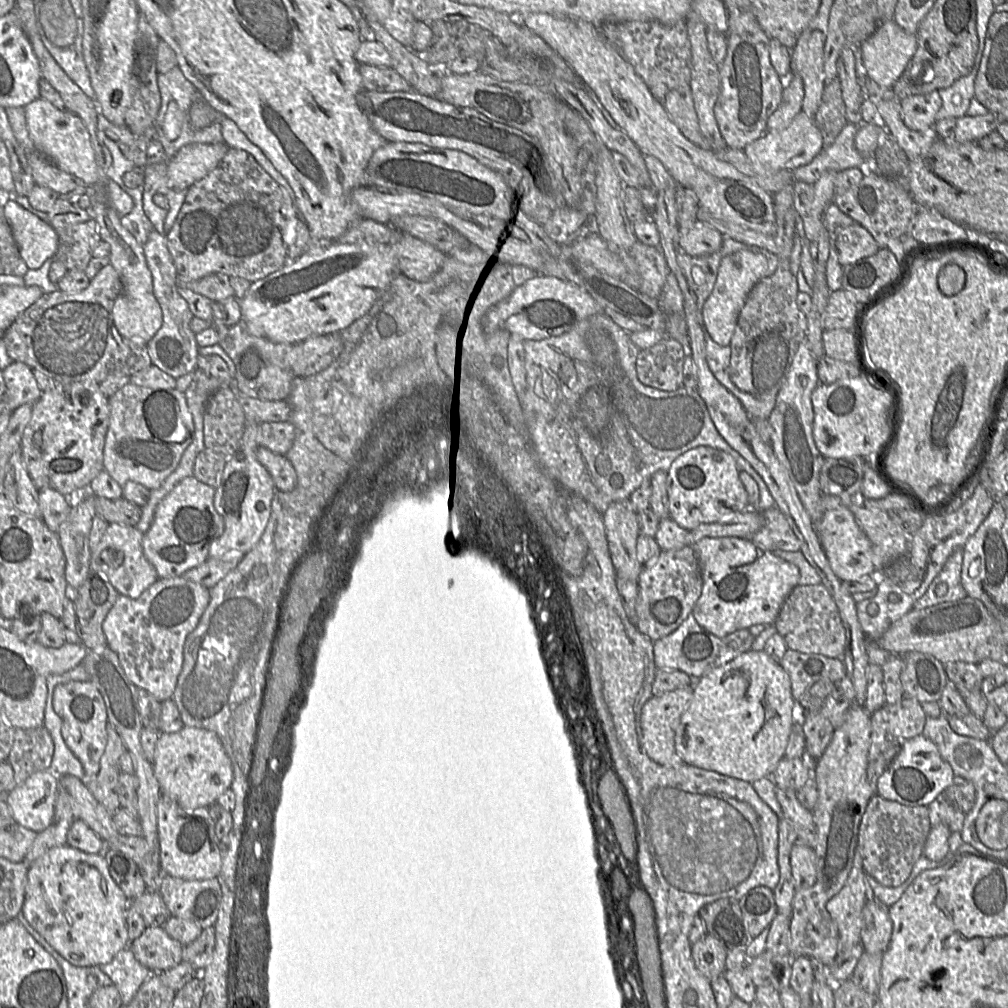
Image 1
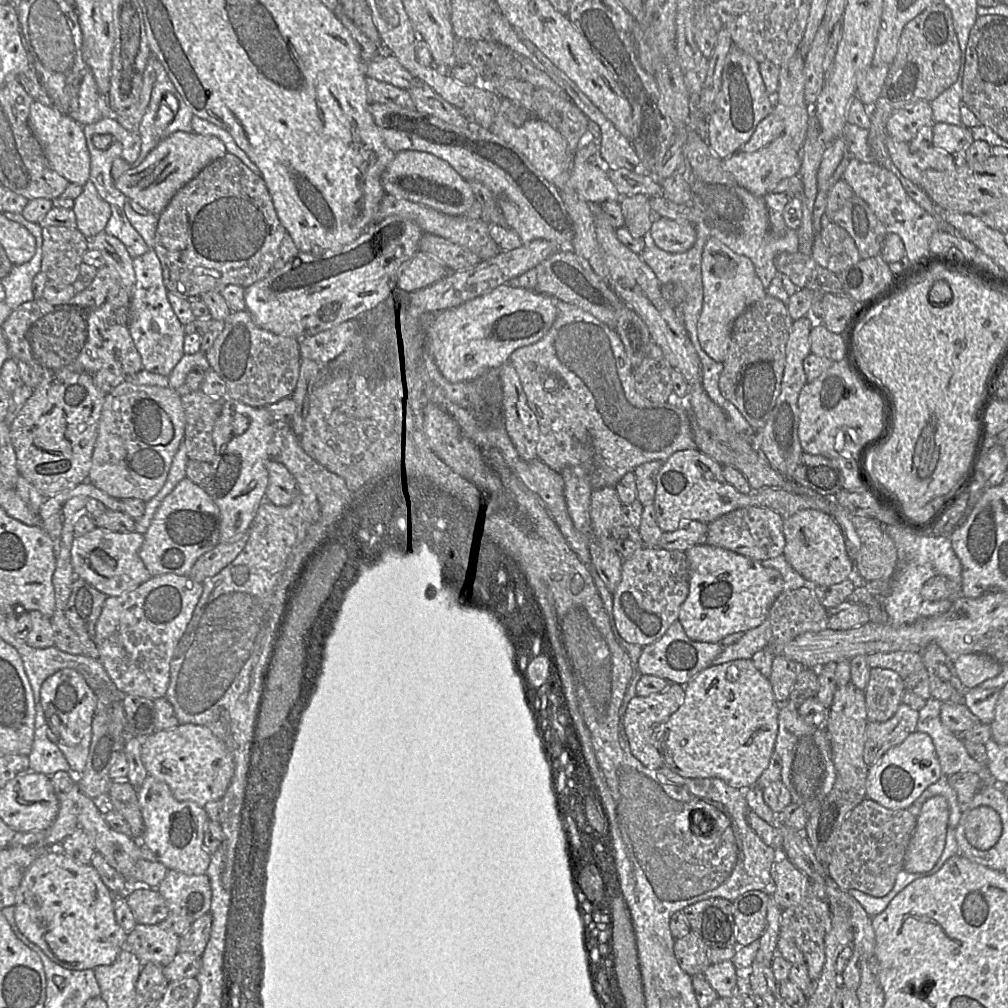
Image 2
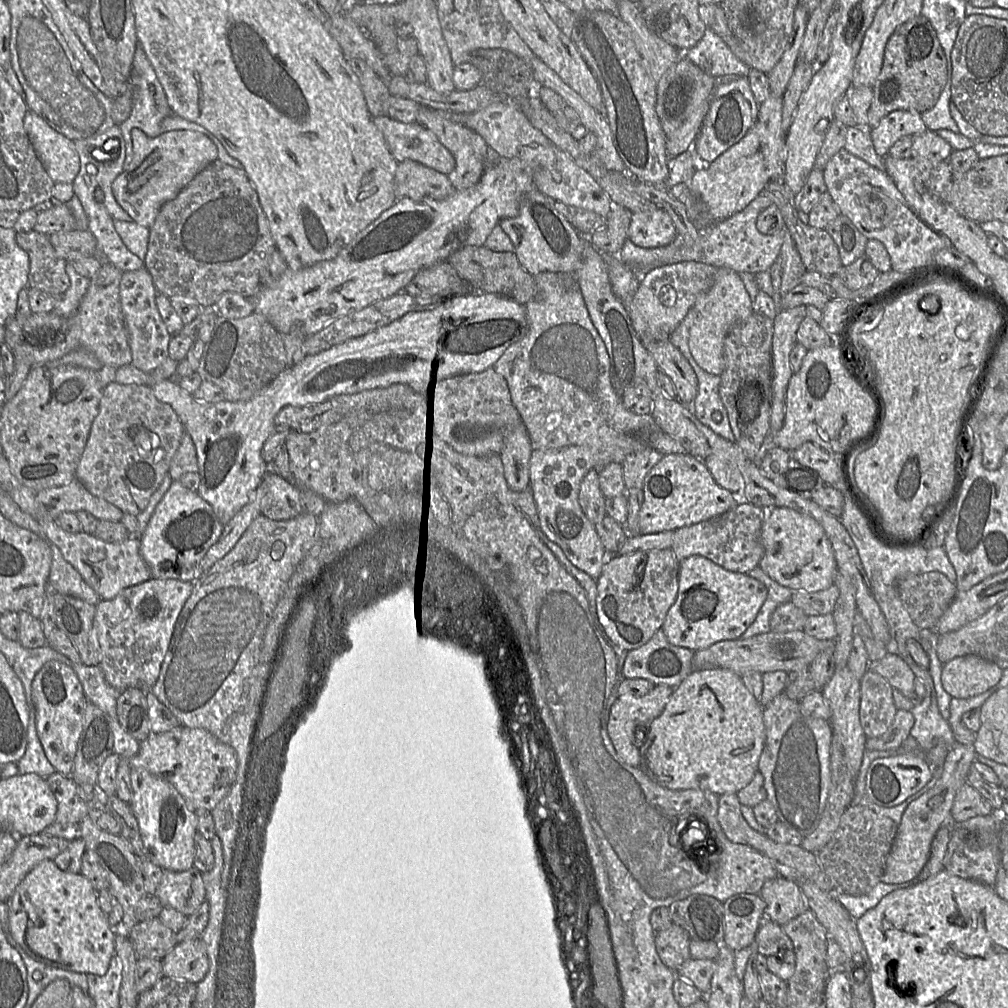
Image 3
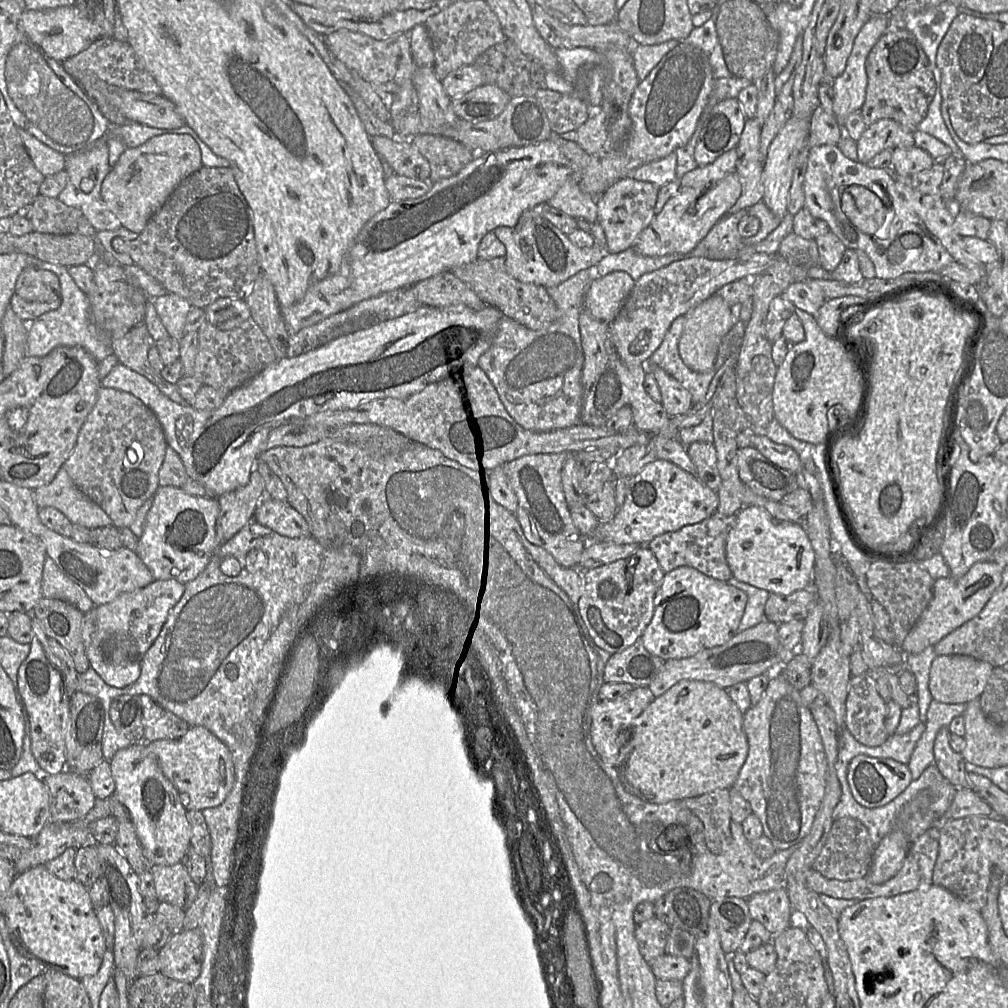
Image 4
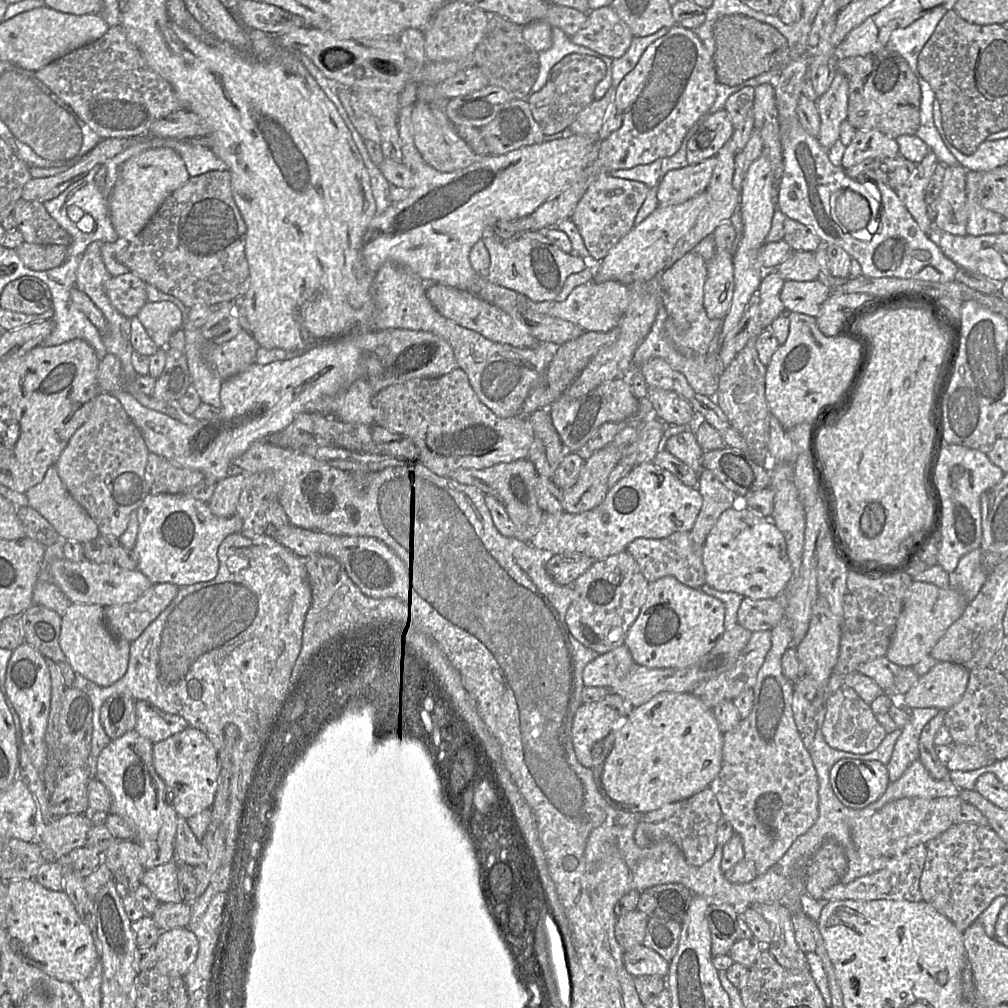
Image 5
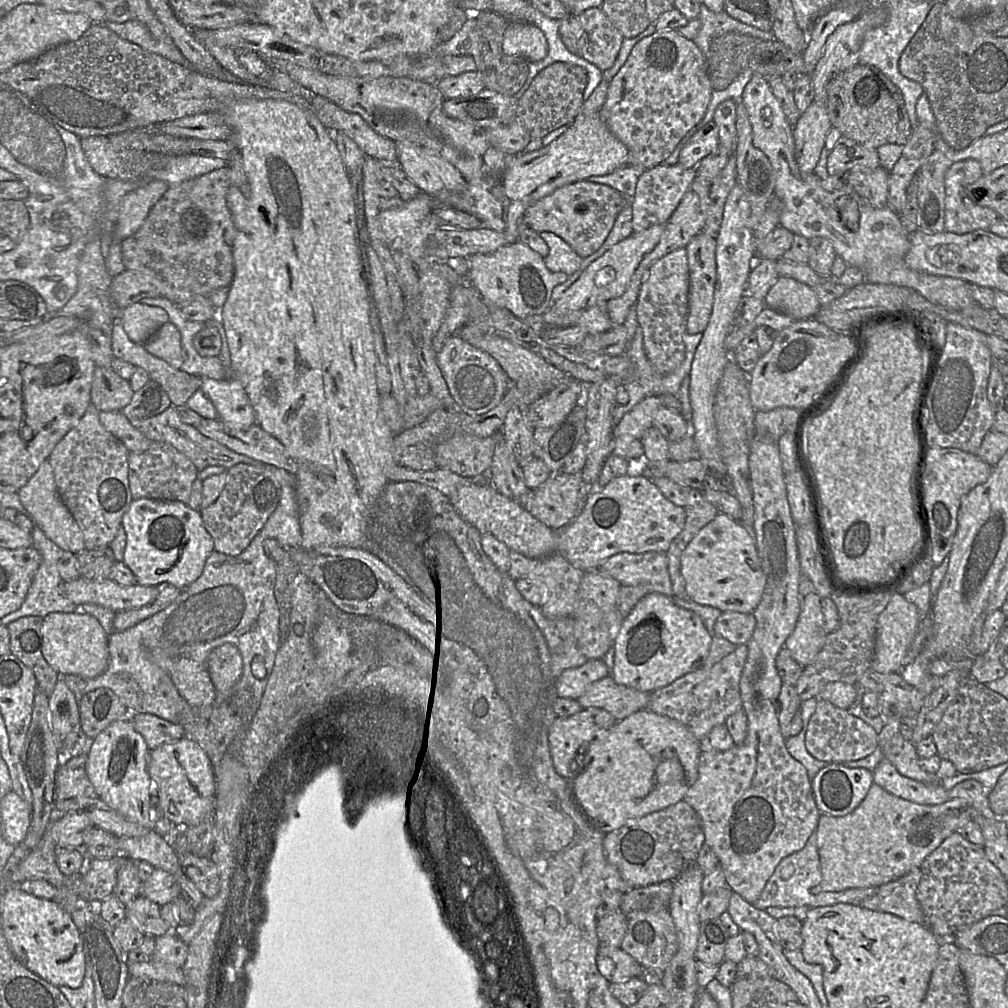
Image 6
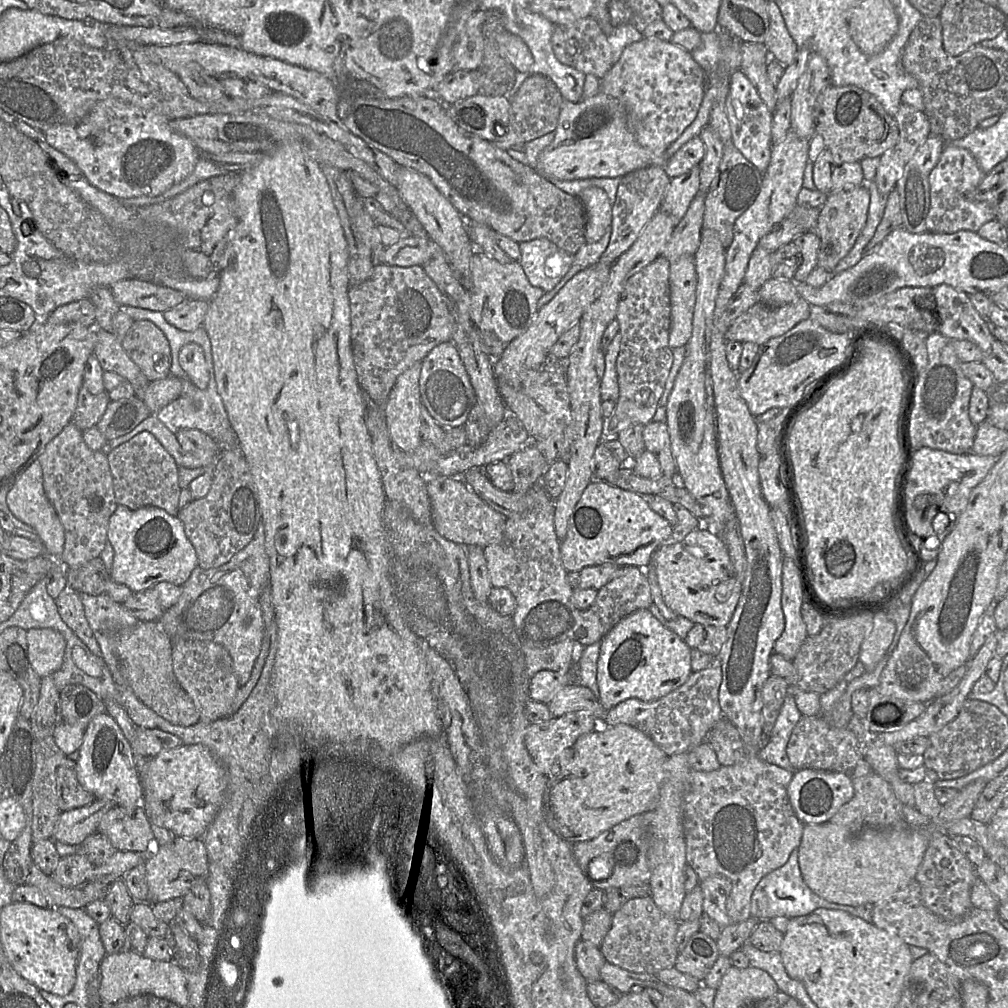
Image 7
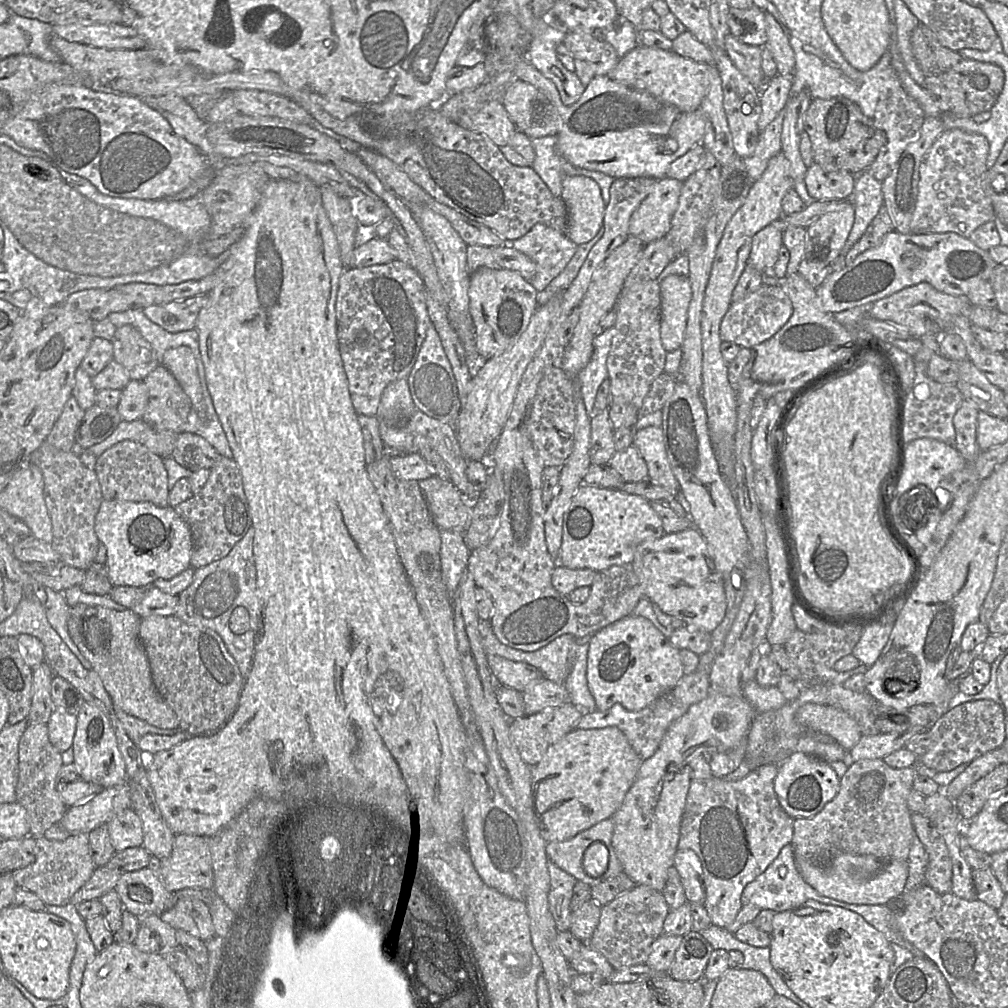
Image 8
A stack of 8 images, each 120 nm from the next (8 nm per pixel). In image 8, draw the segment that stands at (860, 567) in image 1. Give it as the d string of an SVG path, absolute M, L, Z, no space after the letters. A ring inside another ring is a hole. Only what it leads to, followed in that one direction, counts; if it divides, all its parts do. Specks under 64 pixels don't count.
M695 527L641 543L635 550L631 564L640 580L644 597L664 613L683 620L687 627L711 633L724 619L727 610L724 576L710 556L705 538Z

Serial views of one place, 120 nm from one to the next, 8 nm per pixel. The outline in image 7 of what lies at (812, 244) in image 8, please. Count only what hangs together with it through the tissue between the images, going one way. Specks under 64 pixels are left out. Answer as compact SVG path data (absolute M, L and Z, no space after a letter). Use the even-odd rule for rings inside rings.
M862 184L860 186L843 188L828 195L827 201L821 206L815 228L820 239L817 267L833 272L841 259L853 247L863 229L870 204L870 192Z

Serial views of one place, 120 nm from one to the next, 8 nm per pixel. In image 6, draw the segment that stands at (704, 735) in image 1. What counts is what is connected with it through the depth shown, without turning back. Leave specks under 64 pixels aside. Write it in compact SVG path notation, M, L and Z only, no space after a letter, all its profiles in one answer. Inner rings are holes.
M644 708L598 732L589 744L579 748L578 754L584 754L584 762L582 770L569 781L573 798L596 828L609 833L629 820L681 801L698 778L701 750L700 740L683 724Z

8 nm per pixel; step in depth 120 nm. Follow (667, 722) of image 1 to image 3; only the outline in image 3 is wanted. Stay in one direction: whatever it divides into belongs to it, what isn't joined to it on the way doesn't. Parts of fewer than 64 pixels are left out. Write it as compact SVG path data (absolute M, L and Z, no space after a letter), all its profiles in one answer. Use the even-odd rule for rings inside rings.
M660 684L645 695L623 695L612 704L607 730L617 754L627 764L637 767L640 762L640 747L634 743L636 728L661 715L673 691Z

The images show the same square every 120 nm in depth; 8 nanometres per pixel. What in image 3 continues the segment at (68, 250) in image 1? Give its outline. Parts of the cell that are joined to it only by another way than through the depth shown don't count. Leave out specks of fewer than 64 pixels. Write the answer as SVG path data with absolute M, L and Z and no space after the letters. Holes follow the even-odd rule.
M34 229L27 233L17 233L16 243L29 256L27 287L63 295L70 285L66 272L69 262L56 255L49 234Z

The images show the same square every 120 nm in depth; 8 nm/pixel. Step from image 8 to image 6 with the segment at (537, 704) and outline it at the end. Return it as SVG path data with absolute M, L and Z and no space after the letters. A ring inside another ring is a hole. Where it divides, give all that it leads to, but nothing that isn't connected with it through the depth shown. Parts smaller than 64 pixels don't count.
M608 675L587 687L577 699L582 708L601 708L608 711L617 721L644 709L652 692L643 692L617 684Z

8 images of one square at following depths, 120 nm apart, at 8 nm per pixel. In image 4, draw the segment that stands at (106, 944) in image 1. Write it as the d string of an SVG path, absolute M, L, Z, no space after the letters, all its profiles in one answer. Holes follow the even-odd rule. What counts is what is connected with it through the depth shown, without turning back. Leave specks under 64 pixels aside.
M45 866L15 875L6 895L5 919L10 941L25 958L74 979L99 970L106 951L102 929L88 888L75 878L60 880Z

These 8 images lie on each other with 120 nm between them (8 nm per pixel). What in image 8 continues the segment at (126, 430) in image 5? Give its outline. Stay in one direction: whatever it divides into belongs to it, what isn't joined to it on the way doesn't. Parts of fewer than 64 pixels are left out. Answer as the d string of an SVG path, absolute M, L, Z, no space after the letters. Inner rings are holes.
M46 441L35 450L30 460L41 470L44 483L44 500L52 522L52 546L58 553L61 565L86 570L95 560L99 547L99 539L95 533L95 518L104 500L96 472L86 466L74 451L62 451Z

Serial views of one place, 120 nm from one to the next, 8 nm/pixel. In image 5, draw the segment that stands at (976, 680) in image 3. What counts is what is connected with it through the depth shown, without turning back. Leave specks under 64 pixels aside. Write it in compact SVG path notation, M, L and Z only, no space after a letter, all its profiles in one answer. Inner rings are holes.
M939 661L906 694L892 695L892 703L901 708L949 709L964 695L969 674L962 665Z

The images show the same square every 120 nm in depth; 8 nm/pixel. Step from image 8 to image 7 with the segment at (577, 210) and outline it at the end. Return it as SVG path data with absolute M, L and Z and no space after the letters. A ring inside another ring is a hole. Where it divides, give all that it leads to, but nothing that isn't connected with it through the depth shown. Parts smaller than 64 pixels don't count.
M599 187L586 188L580 193L580 198L586 211L585 239L588 243L594 243L611 227L614 202Z

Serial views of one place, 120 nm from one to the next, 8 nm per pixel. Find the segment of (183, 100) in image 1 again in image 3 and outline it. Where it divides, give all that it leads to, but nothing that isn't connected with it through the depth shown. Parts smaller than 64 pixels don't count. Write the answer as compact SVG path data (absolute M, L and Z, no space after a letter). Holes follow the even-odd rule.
M139 43L137 44L133 61L131 84L135 85L135 100L133 103L132 112L124 122L118 125L121 131L120 141L124 144L126 153L124 169L129 166L133 157L132 130L138 128L149 137L156 137L161 134L162 121L166 117L174 115L168 103L165 91Z

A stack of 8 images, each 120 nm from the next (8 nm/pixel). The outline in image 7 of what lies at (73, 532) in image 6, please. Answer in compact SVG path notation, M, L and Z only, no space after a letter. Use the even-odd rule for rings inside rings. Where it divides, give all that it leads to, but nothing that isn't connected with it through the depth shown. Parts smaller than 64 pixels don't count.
M35 460L6 492L10 510L23 522L31 525L45 546L47 556L59 558L65 544L63 525L56 510L48 500L43 487L43 472L39 460Z

